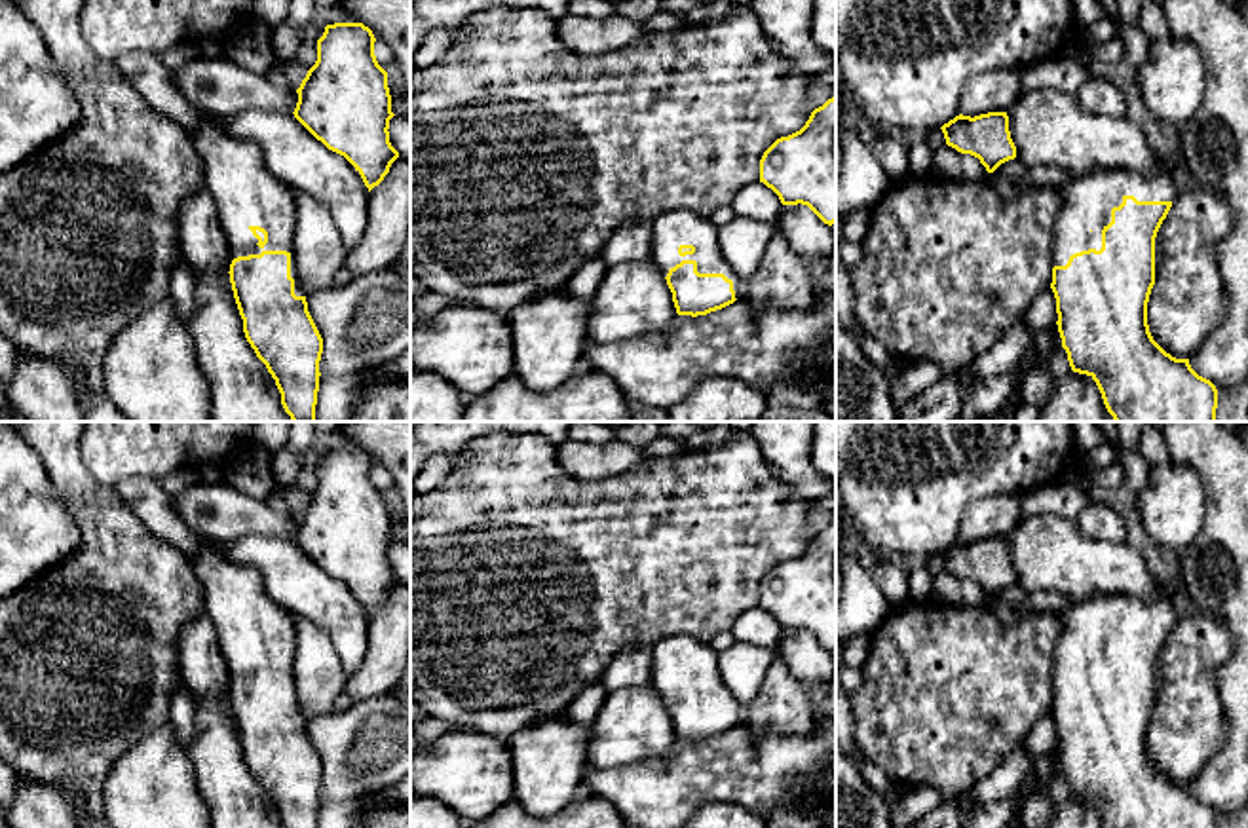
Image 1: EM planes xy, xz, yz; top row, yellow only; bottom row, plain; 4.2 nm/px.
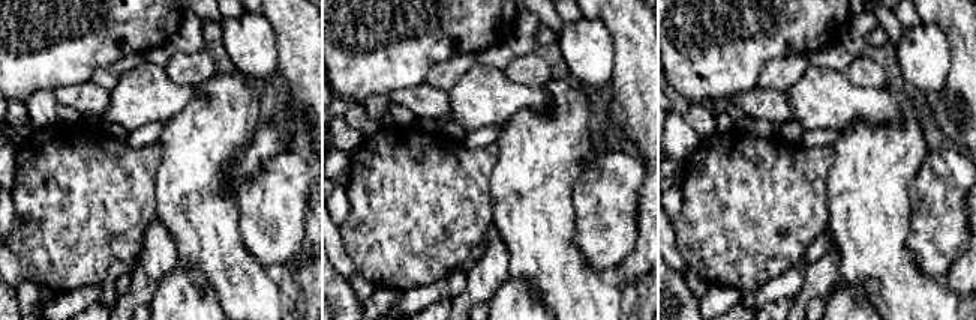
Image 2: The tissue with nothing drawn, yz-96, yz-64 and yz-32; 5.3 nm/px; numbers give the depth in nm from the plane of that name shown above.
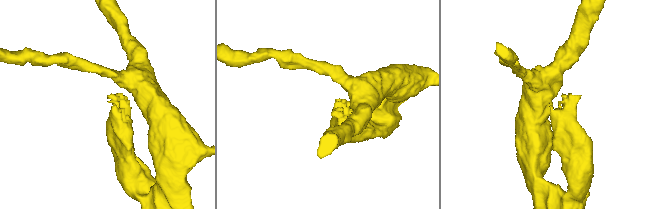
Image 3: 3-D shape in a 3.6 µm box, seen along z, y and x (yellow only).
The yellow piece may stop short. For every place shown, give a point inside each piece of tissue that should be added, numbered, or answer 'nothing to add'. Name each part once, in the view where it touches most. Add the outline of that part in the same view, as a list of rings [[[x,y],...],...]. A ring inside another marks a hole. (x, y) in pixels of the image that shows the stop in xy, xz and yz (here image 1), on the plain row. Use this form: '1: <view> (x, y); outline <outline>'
1: xy (245, 620); outline [[[205,539],[192,562],[203,596],[205,615],[213,621],[220,653],[228,665],[230,684],[287,676],[294,720],[306,722],[298,706],[293,663],[296,655],[296,627],[293,613],[268,598],[256,568],[237,564],[228,556],[228,543]],[[260,651],[268,668],[260,674],[249,655]]]

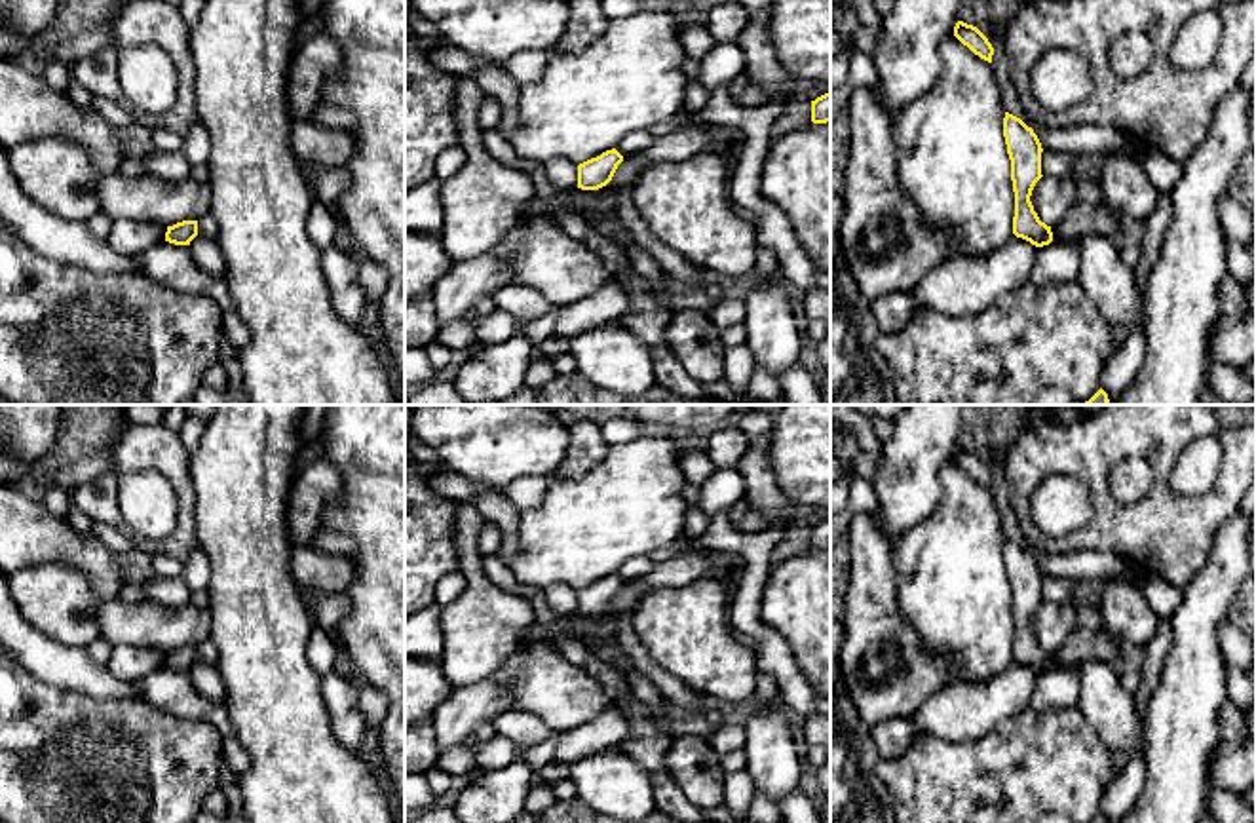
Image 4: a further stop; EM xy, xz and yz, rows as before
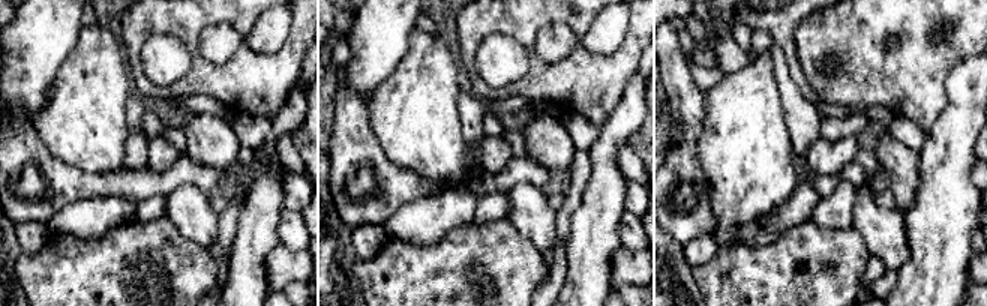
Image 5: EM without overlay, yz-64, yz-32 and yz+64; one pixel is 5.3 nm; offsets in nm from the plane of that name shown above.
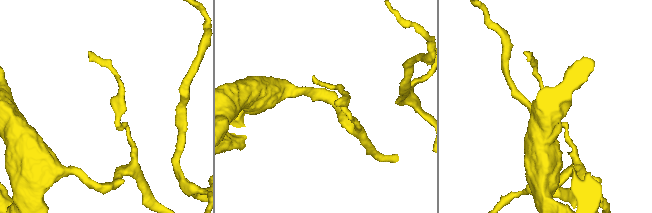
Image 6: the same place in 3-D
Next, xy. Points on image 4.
nothing to add

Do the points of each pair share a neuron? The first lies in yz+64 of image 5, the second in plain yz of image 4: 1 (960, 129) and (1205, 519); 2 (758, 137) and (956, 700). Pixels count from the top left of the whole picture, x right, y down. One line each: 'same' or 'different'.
1: different
2: different

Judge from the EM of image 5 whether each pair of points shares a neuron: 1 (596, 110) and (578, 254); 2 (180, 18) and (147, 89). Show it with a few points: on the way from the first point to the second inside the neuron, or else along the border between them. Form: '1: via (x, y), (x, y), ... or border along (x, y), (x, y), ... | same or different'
1: border along (621, 92), (617, 107), (602, 123) | different
2: via (158, 18), (135, 41), (135, 66) | same

